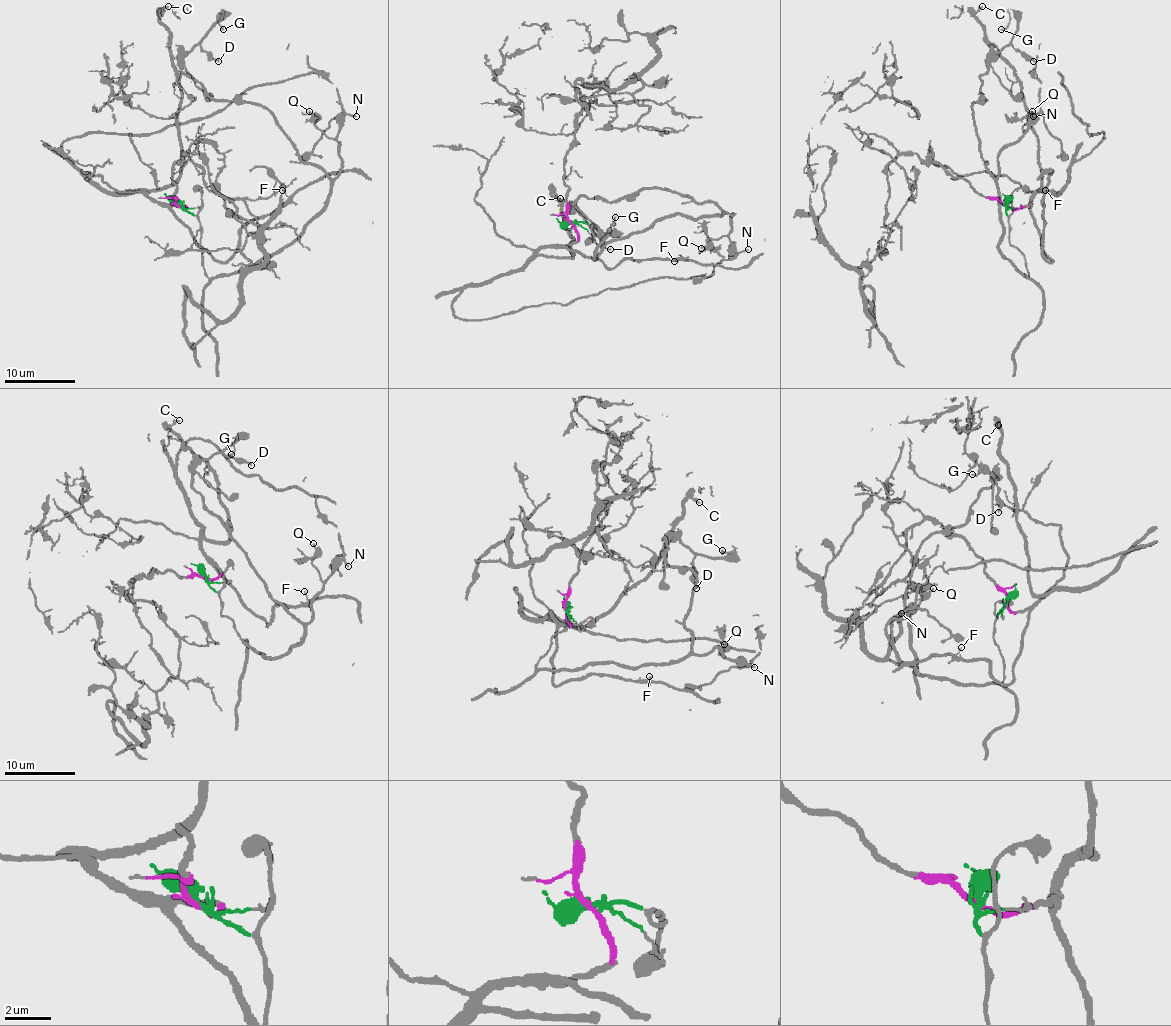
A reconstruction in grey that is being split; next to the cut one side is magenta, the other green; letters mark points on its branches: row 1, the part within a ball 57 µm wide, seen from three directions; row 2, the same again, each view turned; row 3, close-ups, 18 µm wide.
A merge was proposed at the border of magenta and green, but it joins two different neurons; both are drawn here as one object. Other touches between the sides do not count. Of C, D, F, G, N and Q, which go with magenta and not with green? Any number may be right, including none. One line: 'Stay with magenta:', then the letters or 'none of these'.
Stay with magenta: C, F

